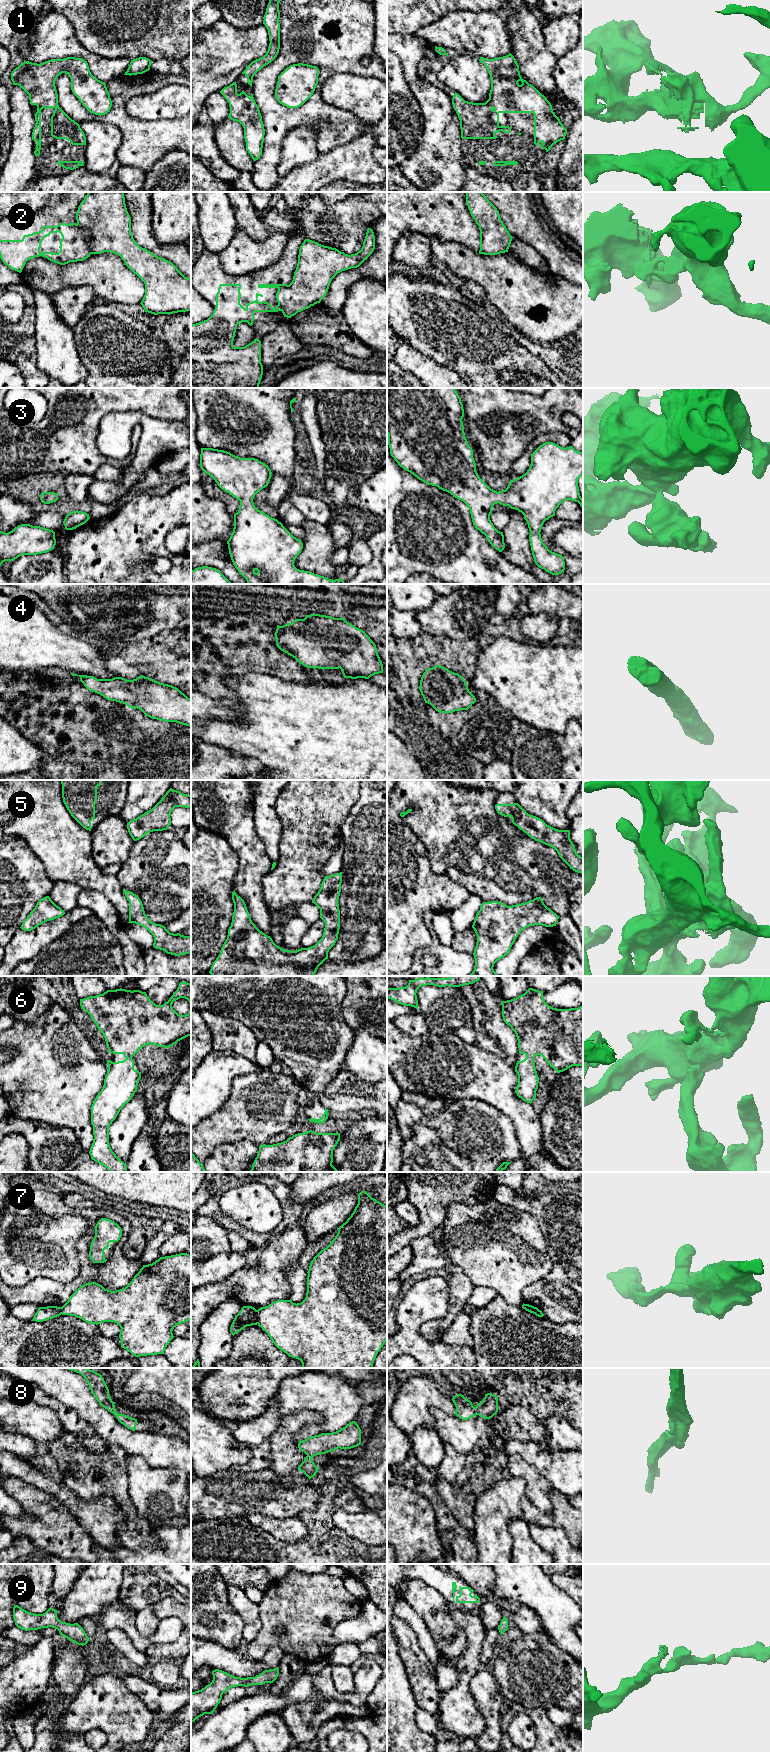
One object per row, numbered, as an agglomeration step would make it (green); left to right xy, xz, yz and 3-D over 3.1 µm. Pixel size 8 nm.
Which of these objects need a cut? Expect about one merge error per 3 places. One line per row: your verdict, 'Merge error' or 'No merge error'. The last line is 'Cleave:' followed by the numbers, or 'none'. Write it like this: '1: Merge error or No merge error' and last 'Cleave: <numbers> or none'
1: No merge error
2: Merge error
3: No merge error
4: No merge error
5: No merge error
6: No merge error
7: Merge error
8: No merge error
9: No merge error
Cleave: 2, 7

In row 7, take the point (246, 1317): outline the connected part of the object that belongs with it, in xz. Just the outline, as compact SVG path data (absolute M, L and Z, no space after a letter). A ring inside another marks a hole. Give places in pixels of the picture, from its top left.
M243 1306L234 1318L230 1332L234 1336L245 1327L252 1325L257 1325L256 1309L252 1306Z

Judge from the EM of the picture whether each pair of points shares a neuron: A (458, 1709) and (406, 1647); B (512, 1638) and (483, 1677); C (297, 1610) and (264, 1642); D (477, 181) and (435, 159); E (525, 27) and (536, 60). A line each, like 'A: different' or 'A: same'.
A: different
B: different
C: same
D: different
E: same

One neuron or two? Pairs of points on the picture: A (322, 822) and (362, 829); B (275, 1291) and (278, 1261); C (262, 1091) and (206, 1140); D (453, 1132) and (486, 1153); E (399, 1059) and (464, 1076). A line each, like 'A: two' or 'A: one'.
A: two
B: one
C: one
D: one
E: one

